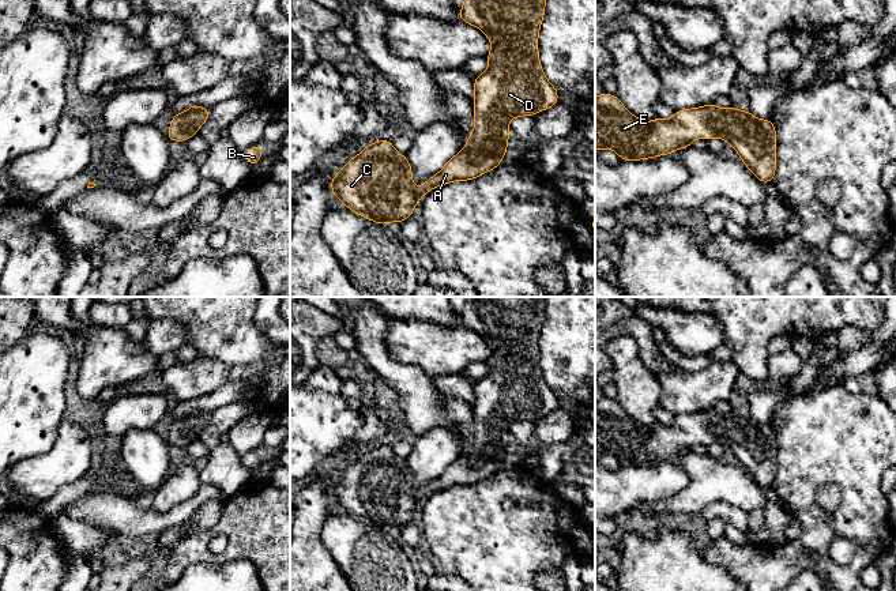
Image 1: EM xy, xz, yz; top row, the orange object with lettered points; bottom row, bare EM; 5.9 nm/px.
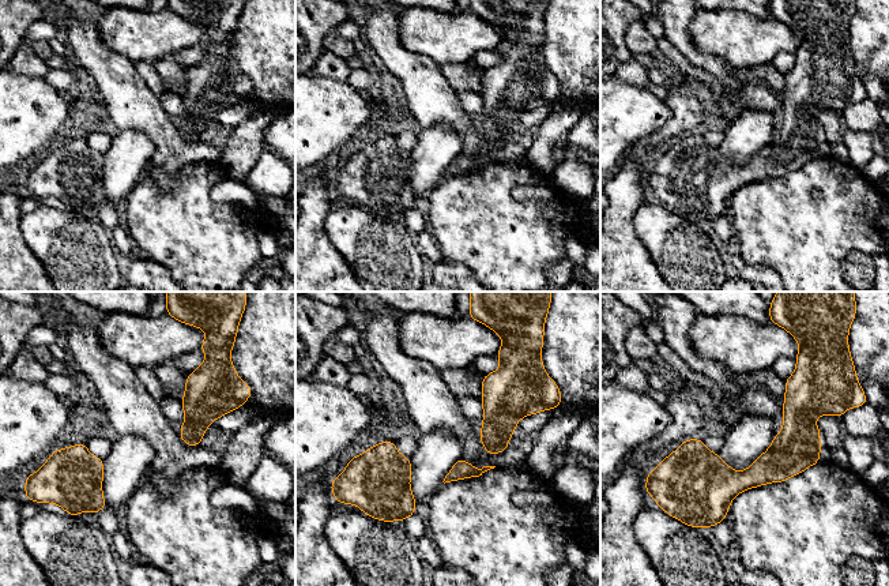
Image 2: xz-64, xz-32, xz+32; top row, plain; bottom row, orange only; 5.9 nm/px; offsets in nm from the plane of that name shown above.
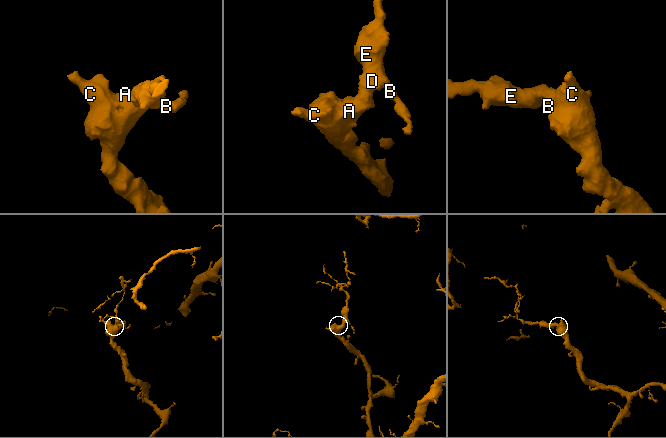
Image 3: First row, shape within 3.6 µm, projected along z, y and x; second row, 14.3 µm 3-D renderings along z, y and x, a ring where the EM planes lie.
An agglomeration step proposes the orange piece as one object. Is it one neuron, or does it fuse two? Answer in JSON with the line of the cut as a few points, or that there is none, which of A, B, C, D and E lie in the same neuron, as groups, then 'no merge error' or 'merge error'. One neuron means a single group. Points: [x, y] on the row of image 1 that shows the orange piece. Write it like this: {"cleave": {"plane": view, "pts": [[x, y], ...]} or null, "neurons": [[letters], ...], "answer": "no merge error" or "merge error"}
{"cleave": null, "neurons": [["A", "B", "C", "D", "E"]], "answer": "no merge error"}

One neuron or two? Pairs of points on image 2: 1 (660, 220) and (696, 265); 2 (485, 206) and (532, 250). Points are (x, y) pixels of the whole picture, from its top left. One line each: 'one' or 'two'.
1: one
2: one

